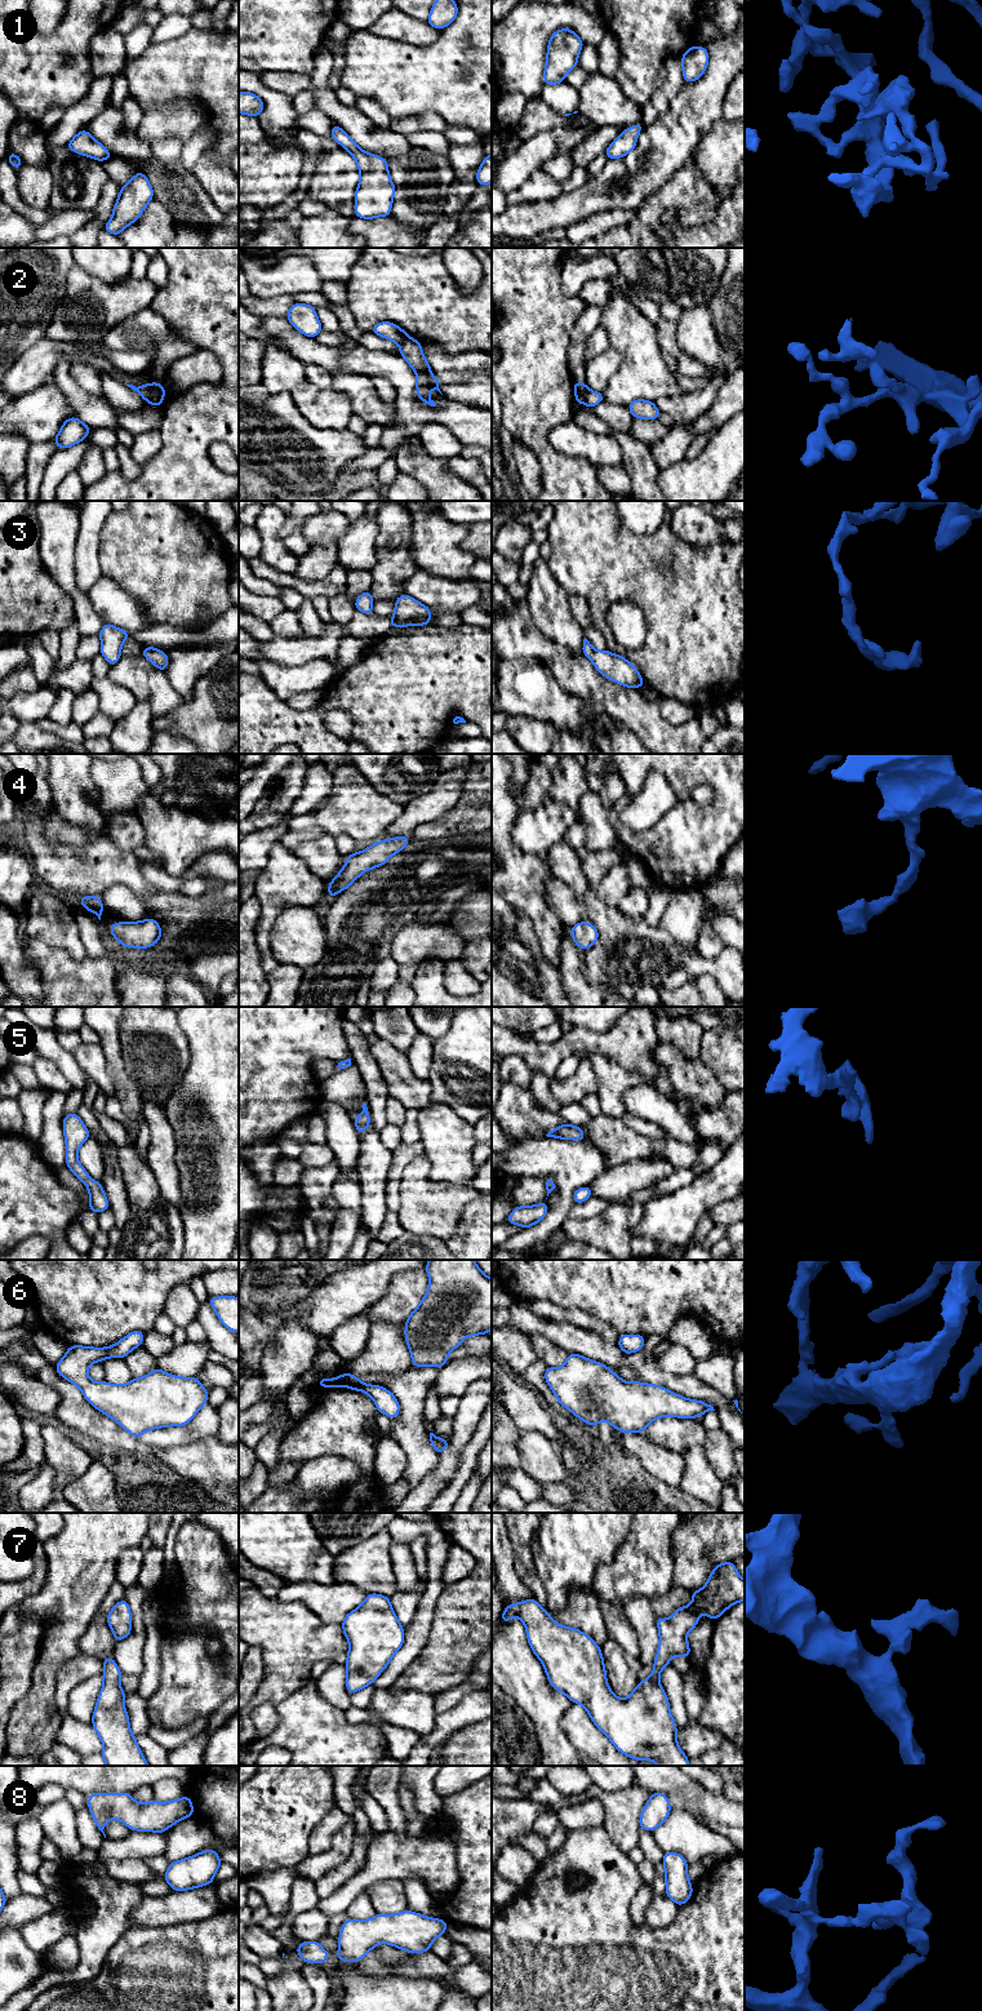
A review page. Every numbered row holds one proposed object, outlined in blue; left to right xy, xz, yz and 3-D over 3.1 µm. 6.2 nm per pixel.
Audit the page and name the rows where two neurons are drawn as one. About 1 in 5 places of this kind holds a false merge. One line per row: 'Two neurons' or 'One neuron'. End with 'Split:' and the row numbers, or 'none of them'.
1: One neuron
2: Two neurons
3: One neuron
4: One neuron
5: One neuron
6: One neuron
7: One neuron
8: One neuron
Split: 2

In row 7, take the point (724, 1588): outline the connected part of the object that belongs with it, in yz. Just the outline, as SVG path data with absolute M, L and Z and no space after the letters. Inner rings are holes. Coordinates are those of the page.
M732 1561L724 1562L714 1567L703 1588L689 1593L693 1598L690 1606L677 1608L670 1619L656 1619L659 1644L653 1662L653 1673L640 1681L625 1700L612 1692L606 1681L601 1648L594 1639L579 1629L563 1626L554 1621L534 1598L508 1604L499 1621L508 1622L514 1616L523 1621L529 1646L543 1664L550 1684L563 1692L570 1703L582 1705L594 1724L603 1731L619 1753L636 1761L654 1761L658 1766L689 1766L689 1758L683 1753L676 1740L677 1726L670 1712L668 1697L658 1682L659 1675L674 1656L690 1659L686 1634L696 1628L701 1613L707 1613L715 1621L729 1607L745 1601L745 1580Z

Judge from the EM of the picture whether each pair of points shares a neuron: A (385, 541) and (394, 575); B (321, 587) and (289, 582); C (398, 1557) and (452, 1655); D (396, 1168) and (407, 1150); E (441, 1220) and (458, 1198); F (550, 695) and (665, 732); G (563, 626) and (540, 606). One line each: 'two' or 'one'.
A: one
B: one
C: two
D: one
E: one
F: two
G: one

